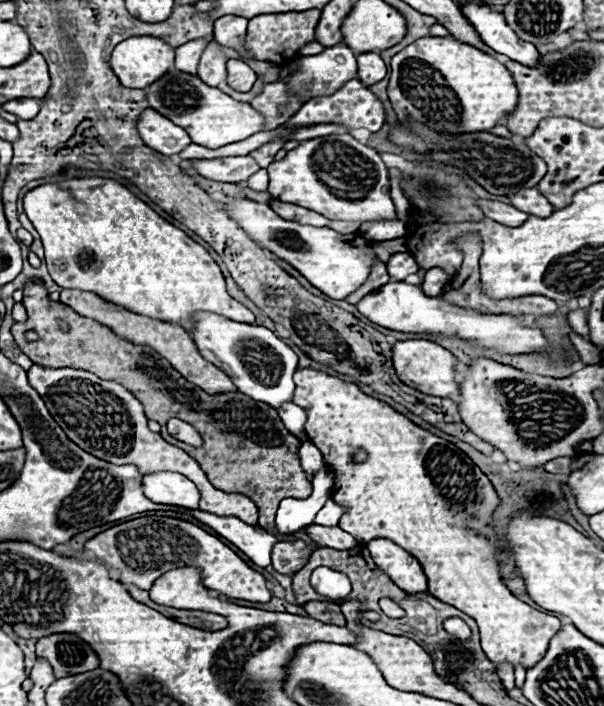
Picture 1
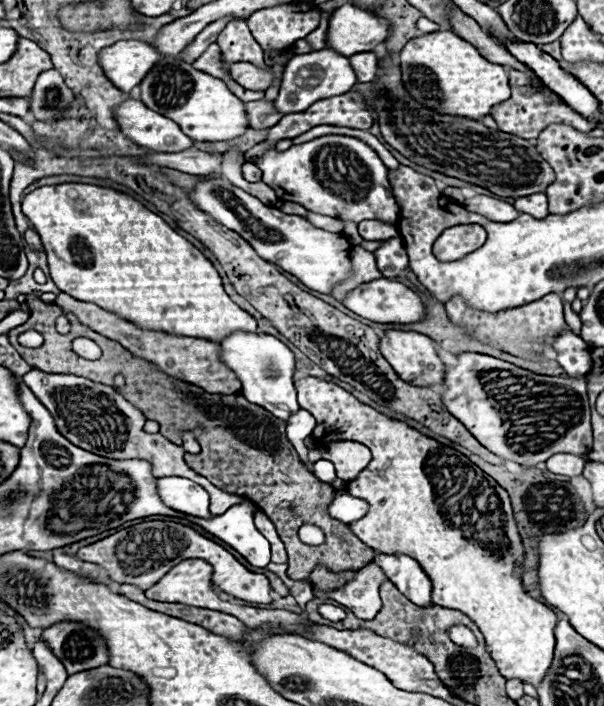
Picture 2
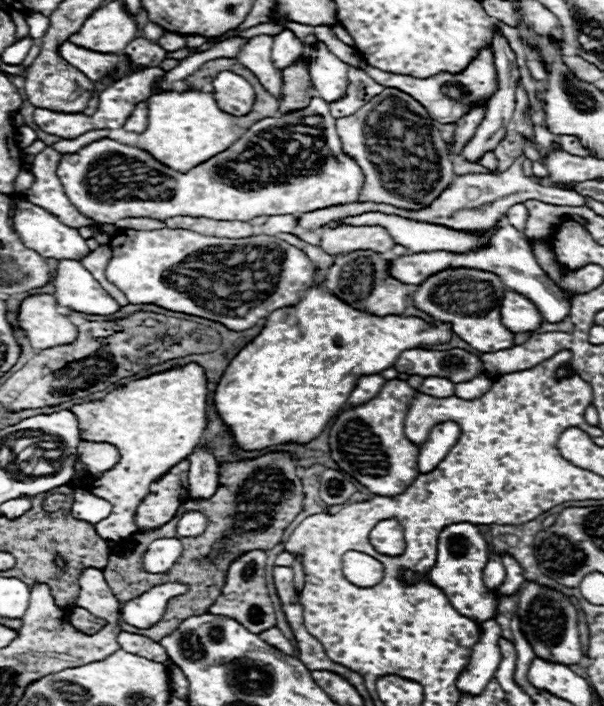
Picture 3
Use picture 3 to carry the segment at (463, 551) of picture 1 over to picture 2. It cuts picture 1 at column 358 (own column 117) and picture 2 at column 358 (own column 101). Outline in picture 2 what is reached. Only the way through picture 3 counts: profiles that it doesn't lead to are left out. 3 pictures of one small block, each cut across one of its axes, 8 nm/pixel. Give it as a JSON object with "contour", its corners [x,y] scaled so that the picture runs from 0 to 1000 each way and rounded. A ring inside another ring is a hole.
{"contour":[[[517,533],[487,541],[497,575],[523,592],[517,620],[526,629],[583,623],[616,637],[616,654],[576,683],[576,697],[613,714],[613,725],[579,742],[593,762],[632,785],[672,785],[692,793],[715,822],[715,853],[732,861],[762,864],[795,890],[805,904],[805,918],[818,929],[831,958],[891,972],[917,935],[917,890],[924,875],[904,856],[877,847],[864,833],[868,771],[854,748],[841,697],[768,643],[732,632],[669,598],[639,592],[570,550]]]}

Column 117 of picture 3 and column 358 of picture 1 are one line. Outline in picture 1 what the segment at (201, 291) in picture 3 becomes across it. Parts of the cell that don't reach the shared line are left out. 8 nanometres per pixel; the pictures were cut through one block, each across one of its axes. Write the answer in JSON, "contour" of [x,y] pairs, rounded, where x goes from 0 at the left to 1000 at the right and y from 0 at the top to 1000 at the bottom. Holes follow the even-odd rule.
{"contour":[[[387,280],[368,289],[381,312],[387,312],[424,346],[474,368],[490,380],[520,408],[536,414],[553,425],[570,425],[586,408],[606,397],[613,385],[613,368],[619,368],[619,354],[606,351],[606,340],[593,331],[560,331],[546,323],[526,323],[510,317],[493,317],[487,312],[464,309],[444,289],[417,286],[411,280]]]}

